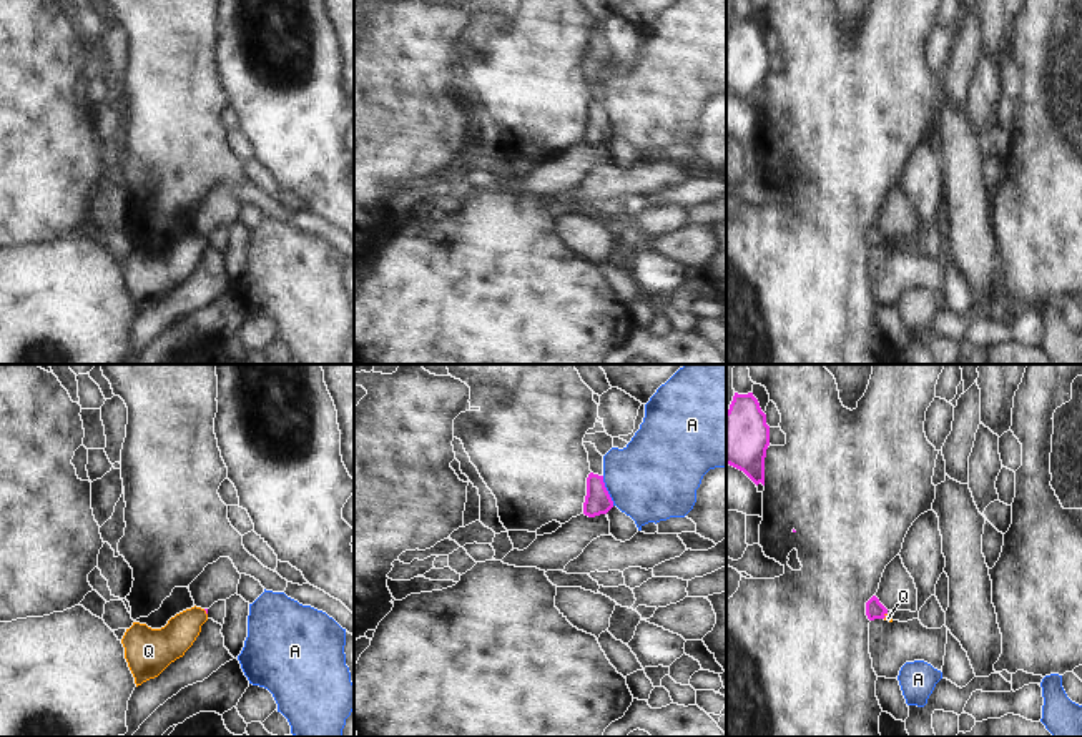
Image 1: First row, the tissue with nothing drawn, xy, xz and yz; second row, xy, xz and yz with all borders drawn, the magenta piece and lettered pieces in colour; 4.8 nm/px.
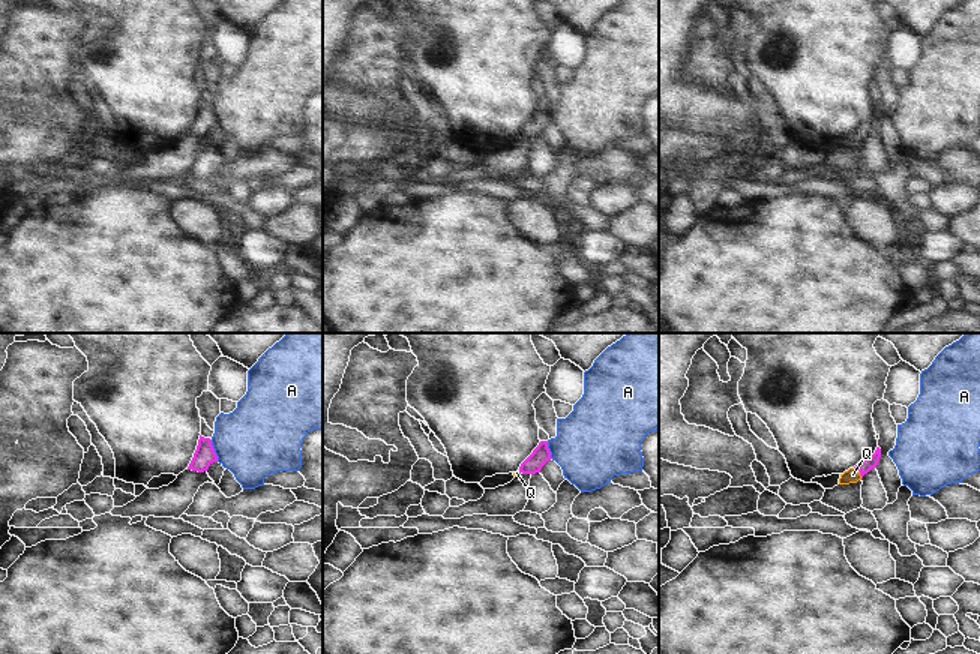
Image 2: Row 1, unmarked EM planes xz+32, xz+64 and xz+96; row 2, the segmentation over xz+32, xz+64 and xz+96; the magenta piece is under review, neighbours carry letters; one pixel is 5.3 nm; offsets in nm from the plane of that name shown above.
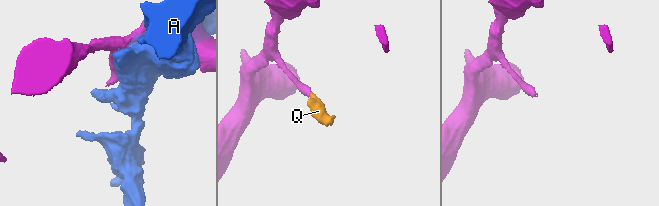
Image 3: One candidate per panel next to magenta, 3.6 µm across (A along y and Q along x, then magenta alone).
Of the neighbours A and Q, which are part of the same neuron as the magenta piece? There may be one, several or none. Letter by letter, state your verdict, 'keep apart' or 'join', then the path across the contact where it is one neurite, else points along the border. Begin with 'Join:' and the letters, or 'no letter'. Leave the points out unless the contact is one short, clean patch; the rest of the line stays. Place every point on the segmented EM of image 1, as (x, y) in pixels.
Join: Q
A: keep apart
Q: join; way yz (875, 609), (885, 616), (888, 618)

